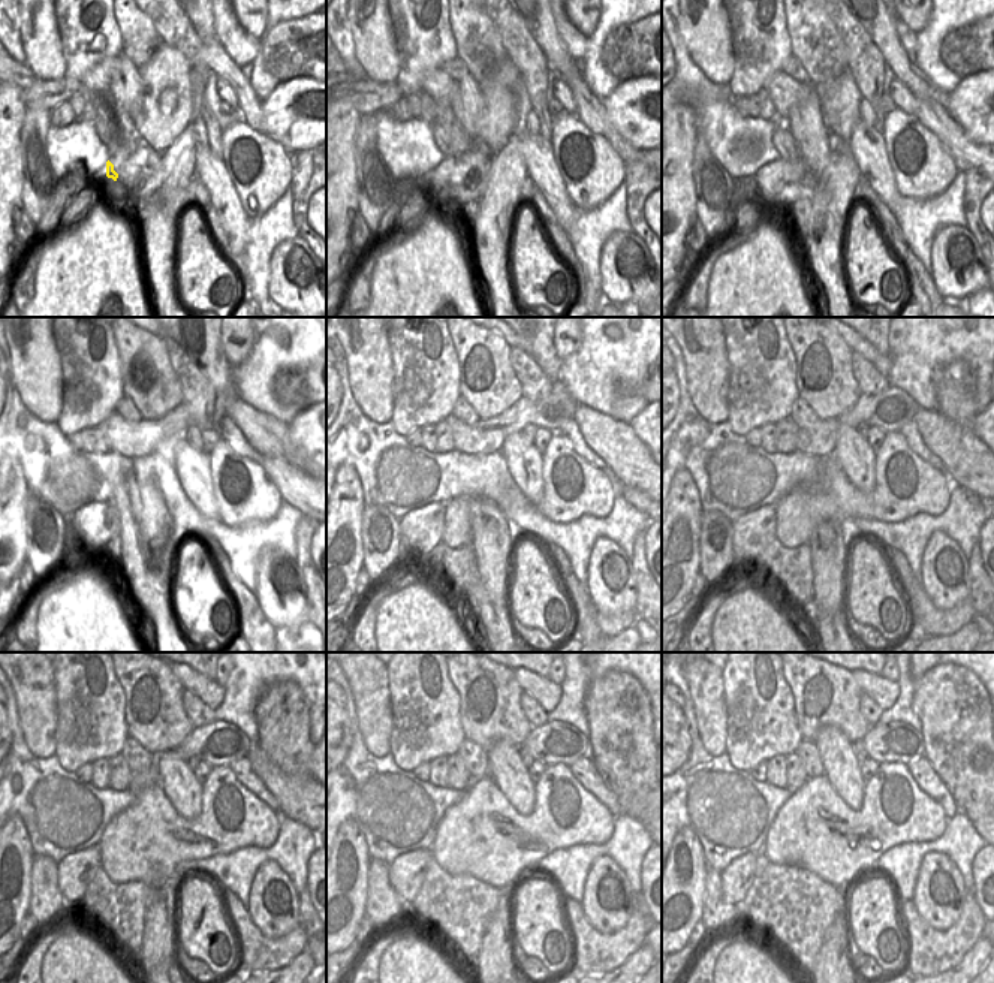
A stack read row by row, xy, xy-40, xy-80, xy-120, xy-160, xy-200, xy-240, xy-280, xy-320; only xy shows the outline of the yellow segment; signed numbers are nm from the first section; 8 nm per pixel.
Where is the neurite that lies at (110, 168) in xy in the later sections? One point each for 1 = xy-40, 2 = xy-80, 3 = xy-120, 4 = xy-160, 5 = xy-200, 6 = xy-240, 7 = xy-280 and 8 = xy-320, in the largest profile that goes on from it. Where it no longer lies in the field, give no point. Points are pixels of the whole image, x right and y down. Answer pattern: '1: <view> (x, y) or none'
1: xy-40 (440, 181)
2: xy-80 (773, 183)
3: xy-120 (96, 524)
4: xy-160 (421, 530)
5: xy-200 (753, 531)
6: xy-240 (75, 871)
7: xy-280 (406, 874)
8: xy-320 (737, 877)

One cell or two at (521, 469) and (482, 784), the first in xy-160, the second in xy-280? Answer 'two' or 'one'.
two

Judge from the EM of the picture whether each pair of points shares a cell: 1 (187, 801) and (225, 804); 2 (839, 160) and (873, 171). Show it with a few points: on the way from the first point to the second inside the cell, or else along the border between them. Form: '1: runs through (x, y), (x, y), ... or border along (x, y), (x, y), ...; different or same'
1: border along (202, 784), (201, 811), (195, 817), (181, 817); different
2: border along (846, 148), (863, 177); different

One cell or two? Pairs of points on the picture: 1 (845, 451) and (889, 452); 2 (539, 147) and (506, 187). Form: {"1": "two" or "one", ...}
{"1": "two", "2": "two"}

